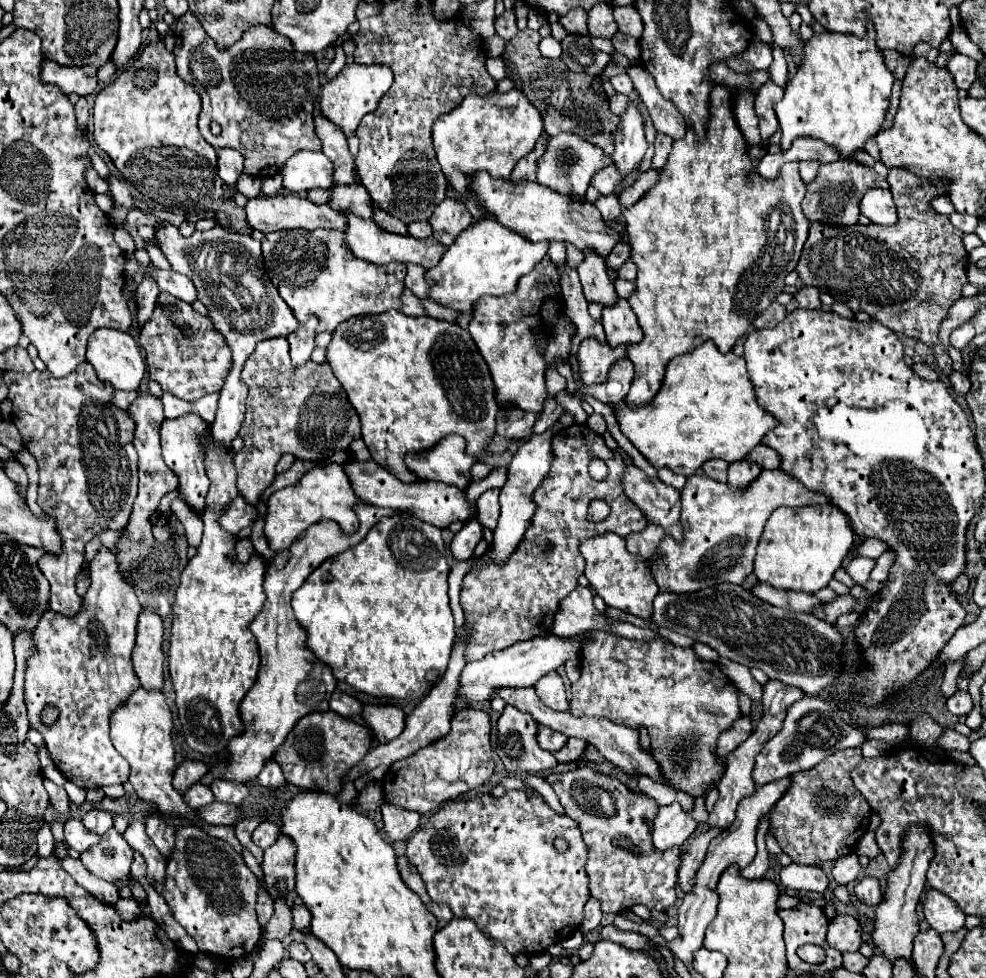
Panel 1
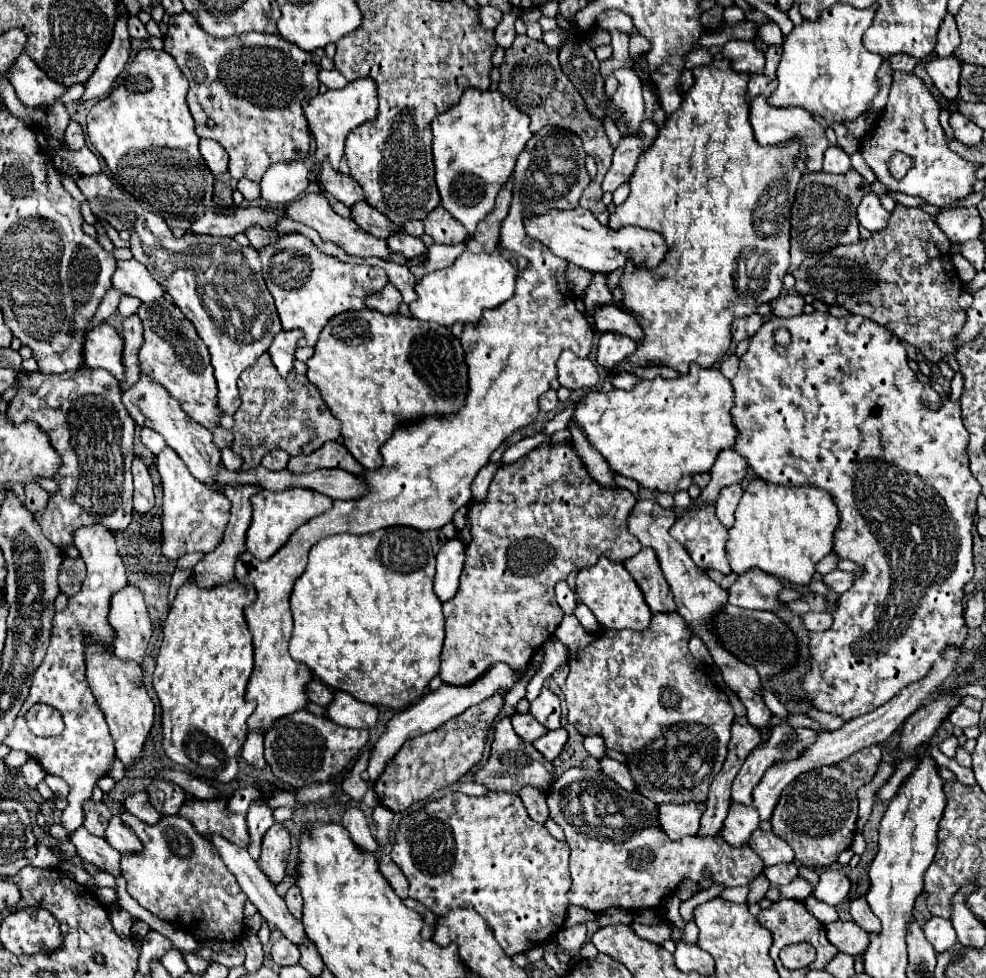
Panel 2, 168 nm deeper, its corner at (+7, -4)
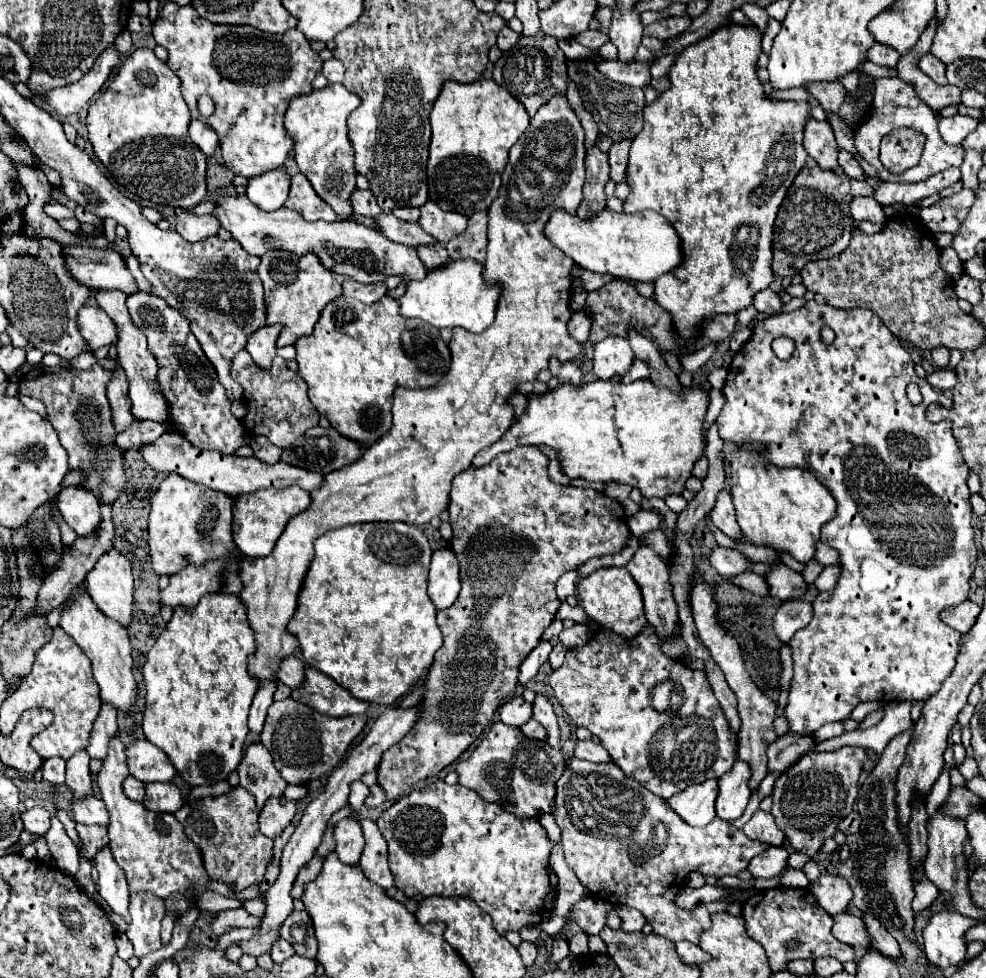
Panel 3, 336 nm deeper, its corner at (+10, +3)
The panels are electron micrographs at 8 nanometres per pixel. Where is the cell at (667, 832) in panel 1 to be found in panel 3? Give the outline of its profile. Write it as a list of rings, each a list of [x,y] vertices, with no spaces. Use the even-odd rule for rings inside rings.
[[[708,779],[700,785],[690,785],[680,795],[670,797],[666,803],[692,827],[704,827],[710,823],[714,813],[714,803],[718,795],[716,779]]]

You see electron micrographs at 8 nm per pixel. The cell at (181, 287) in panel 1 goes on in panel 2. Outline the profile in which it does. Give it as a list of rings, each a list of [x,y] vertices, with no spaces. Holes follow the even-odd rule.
[[[117,260],[117,270],[111,278],[111,288],[119,290],[121,294],[135,296],[141,302],[159,300],[165,290],[151,278],[147,268],[137,260]]]

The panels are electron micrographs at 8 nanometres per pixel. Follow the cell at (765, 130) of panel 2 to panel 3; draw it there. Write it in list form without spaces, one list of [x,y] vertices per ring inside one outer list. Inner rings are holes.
[[[808,117],[804,127],[804,147],[822,169],[834,169],[838,165],[838,145],[828,121],[816,121],[814,117]]]

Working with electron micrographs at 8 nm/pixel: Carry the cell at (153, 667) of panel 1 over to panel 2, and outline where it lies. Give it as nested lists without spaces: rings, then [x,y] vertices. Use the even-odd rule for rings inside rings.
[[[127,584],[111,596],[109,618],[115,632],[113,652],[123,660],[141,662],[151,640],[151,620],[143,594],[137,586]]]

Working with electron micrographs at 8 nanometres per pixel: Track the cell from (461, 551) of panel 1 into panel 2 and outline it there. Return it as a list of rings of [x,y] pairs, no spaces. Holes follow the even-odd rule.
[[[459,538],[449,540],[441,546],[437,554],[437,572],[435,572],[435,594],[441,602],[455,598],[459,588],[459,576],[463,570],[465,546]]]

